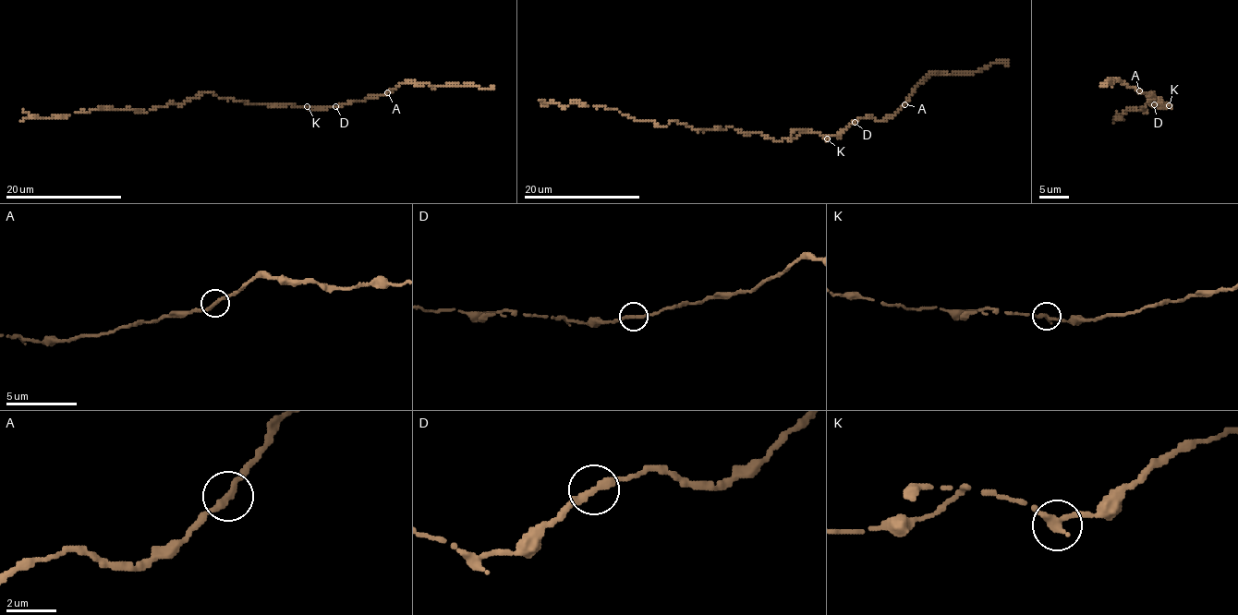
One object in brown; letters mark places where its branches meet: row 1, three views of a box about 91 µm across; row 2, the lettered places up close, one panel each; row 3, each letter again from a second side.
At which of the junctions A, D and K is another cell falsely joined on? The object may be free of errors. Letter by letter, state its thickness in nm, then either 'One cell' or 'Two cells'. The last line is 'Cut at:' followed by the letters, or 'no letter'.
A: Thickness 280 nm. One cell
D: Thickness 300 nm. One cell
K: Thickness 300 nm. Two cells
Cut at: K

